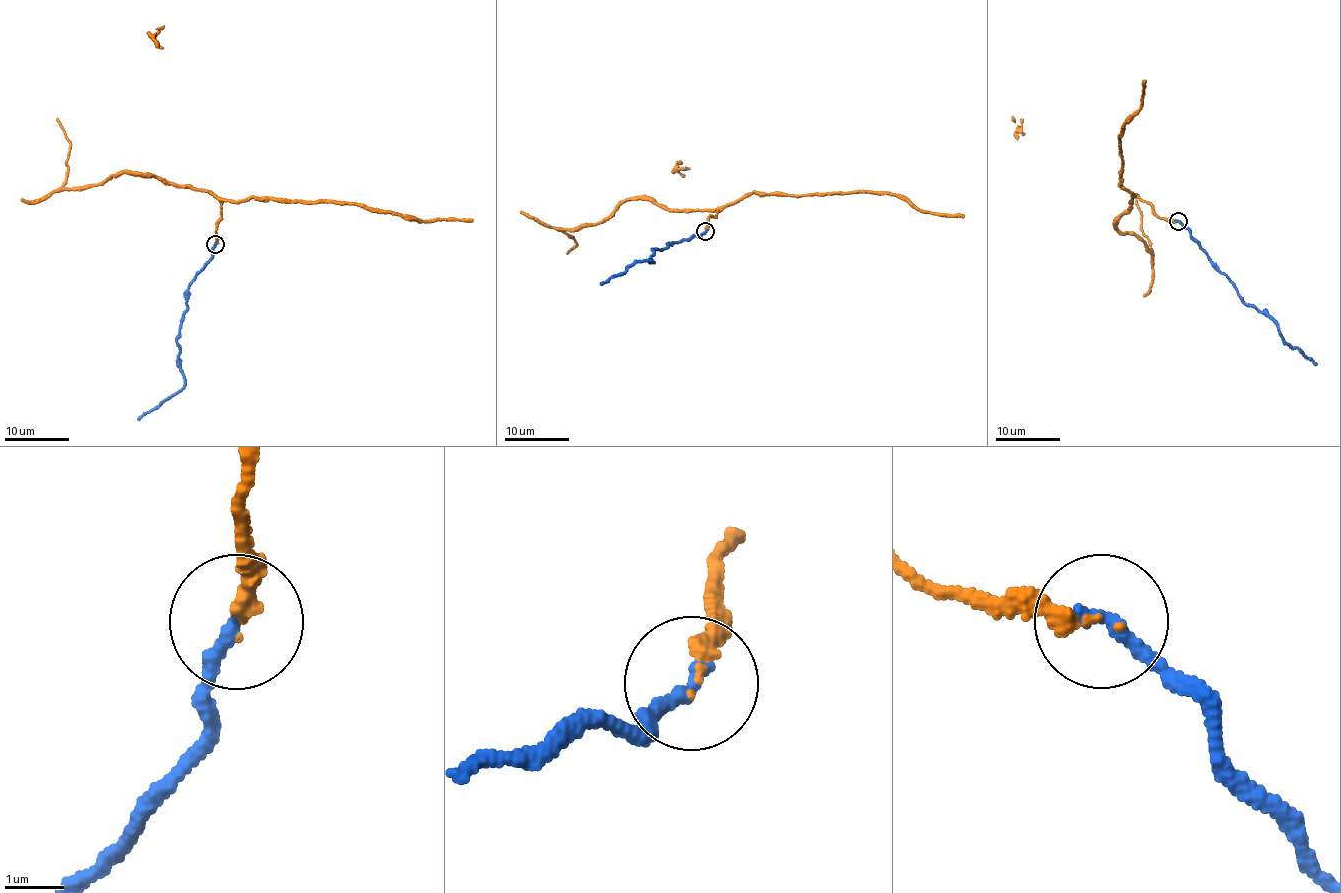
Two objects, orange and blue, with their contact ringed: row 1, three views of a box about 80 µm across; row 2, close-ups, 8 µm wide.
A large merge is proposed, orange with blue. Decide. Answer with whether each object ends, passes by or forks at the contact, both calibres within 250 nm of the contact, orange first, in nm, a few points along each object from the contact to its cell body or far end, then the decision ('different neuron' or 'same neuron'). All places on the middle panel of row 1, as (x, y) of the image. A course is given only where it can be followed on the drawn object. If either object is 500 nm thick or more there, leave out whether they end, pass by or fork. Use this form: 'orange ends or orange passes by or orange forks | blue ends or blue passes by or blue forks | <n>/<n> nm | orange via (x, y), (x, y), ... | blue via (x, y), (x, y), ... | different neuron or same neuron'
orange ends | blue ends | 240/280 nm | orange via (706, 232), (707, 219), (752, 193), (809, 195), (886, 192), (900, 194), (923, 212), (960, 214), (963, 217) | blue via (706, 232), (661, 249), (653, 249), (651, 261), (654, 261), (636, 262), (600, 284) | same neuron

